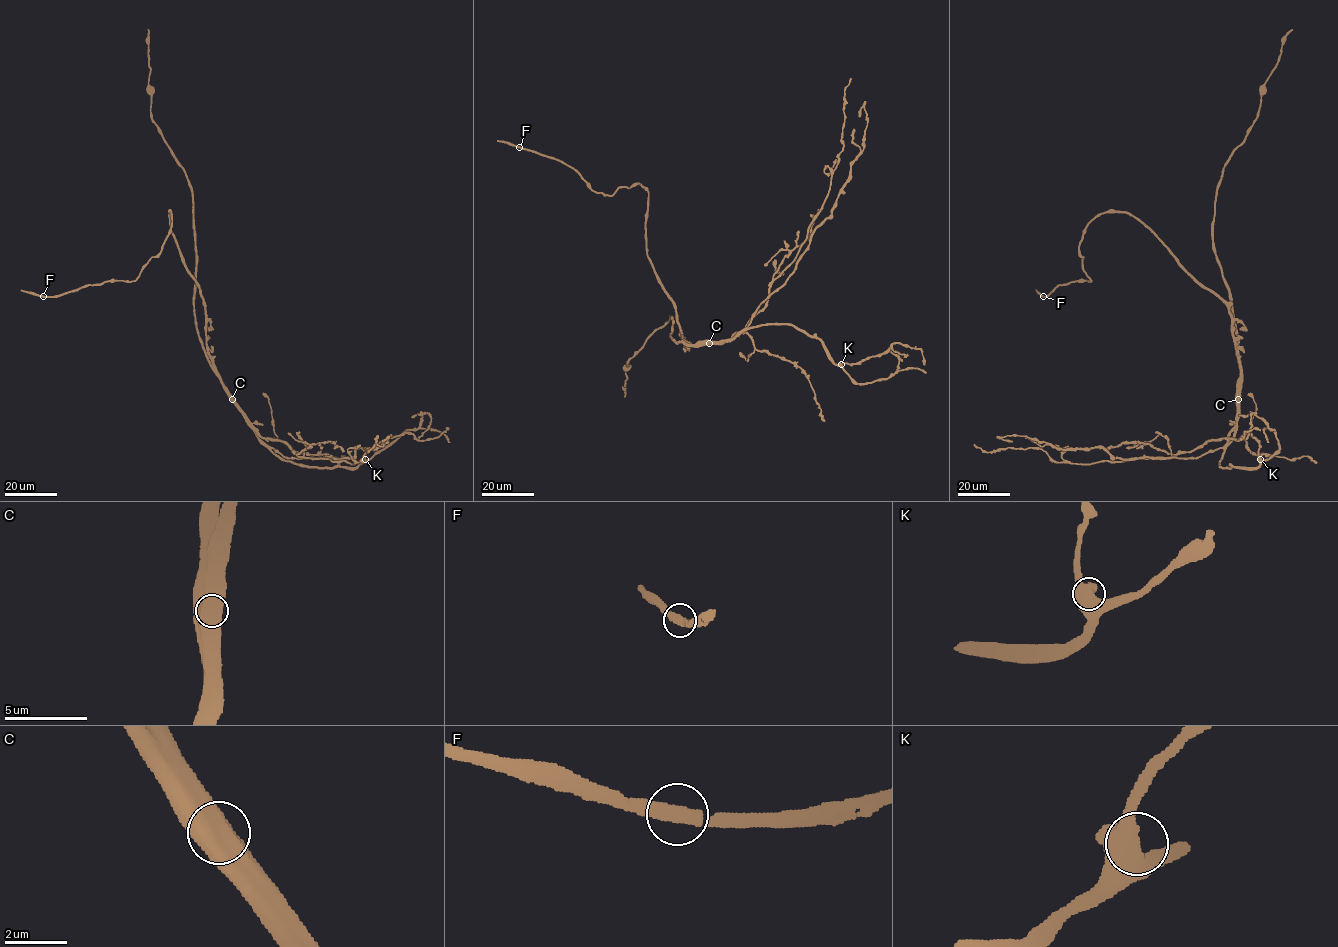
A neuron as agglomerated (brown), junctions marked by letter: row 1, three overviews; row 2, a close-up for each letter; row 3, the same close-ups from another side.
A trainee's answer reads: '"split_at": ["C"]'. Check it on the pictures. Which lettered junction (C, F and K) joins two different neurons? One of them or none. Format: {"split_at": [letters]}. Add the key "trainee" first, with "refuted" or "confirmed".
{"trainee": "confirmed", "split_at": ["C"]}

